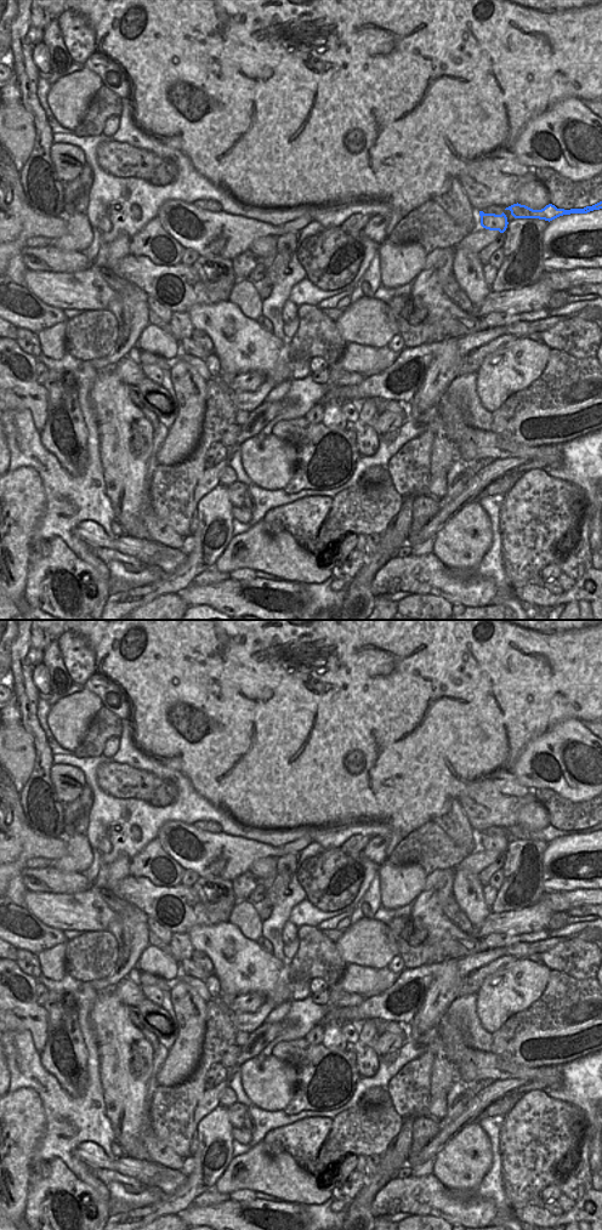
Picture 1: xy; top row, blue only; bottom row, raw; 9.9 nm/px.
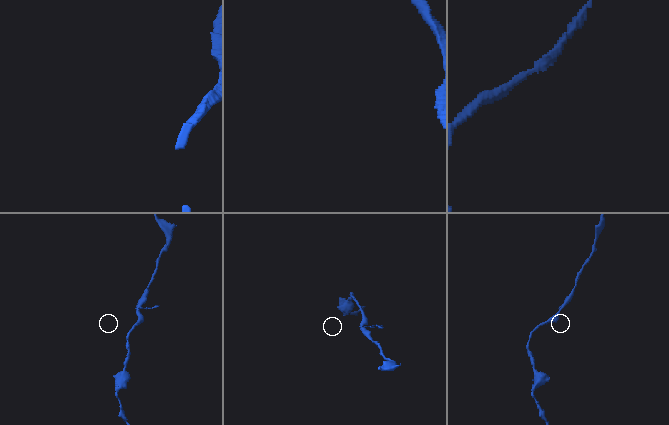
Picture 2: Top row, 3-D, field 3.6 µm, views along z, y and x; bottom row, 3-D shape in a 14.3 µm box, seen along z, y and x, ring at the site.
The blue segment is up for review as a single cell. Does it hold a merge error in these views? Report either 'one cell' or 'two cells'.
one cell

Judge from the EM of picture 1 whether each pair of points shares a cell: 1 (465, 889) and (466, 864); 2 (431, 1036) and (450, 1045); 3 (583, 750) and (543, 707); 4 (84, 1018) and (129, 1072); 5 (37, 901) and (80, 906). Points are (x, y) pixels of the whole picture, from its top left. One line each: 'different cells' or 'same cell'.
1: different cells
2: different cells
3: different cells
4: different cells
5: same cell

